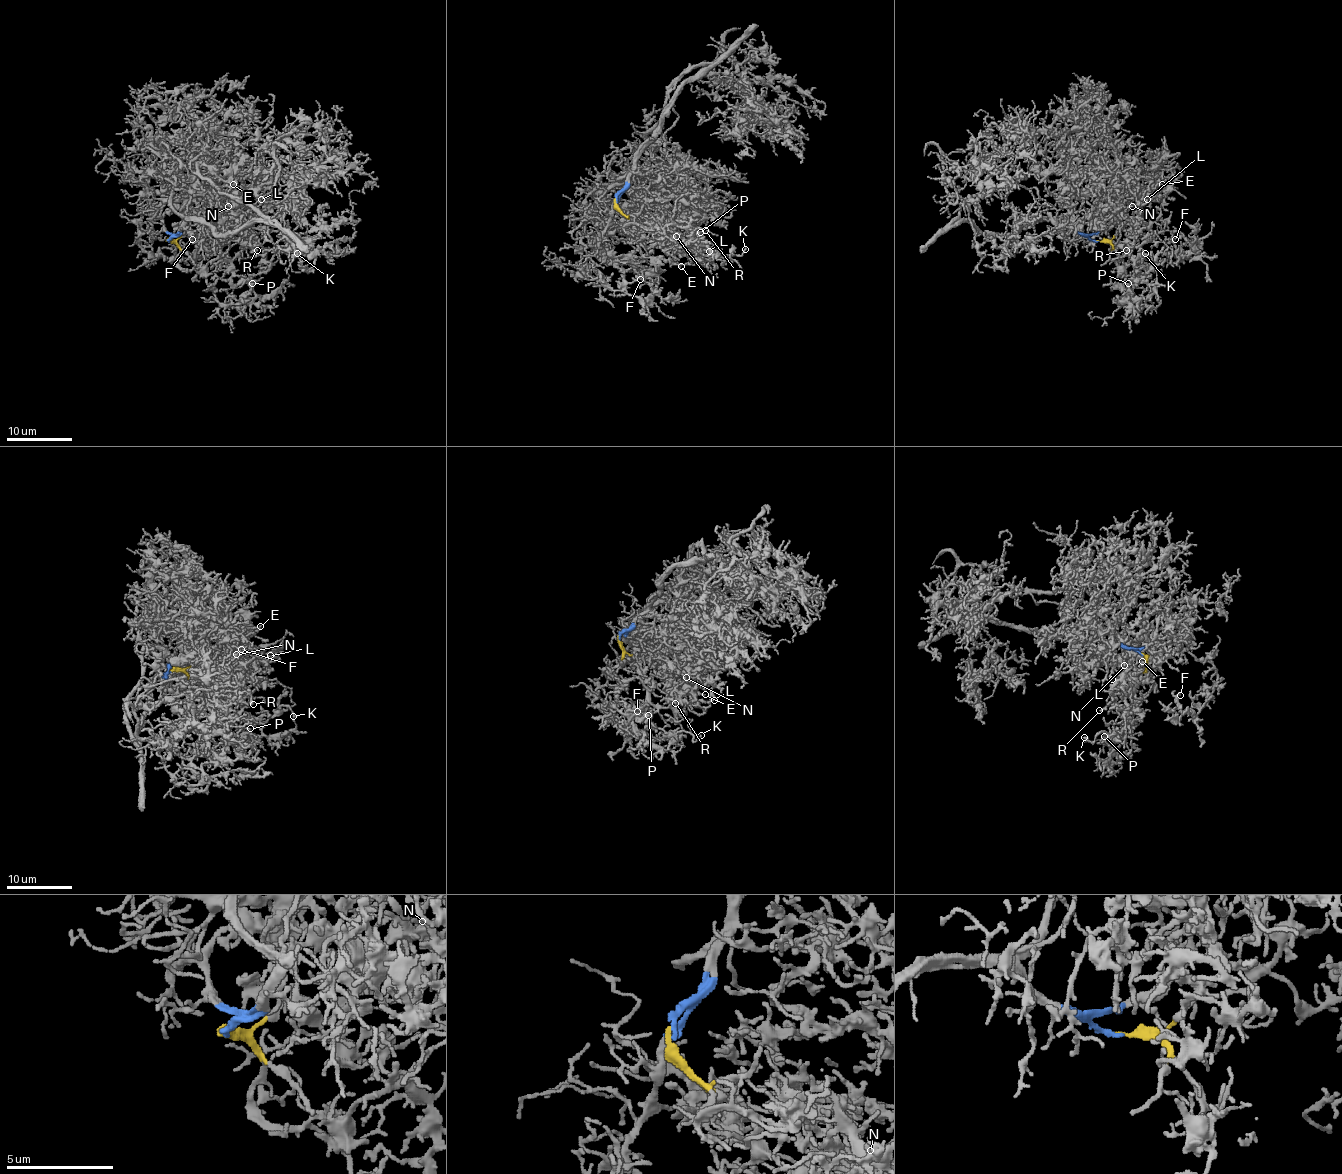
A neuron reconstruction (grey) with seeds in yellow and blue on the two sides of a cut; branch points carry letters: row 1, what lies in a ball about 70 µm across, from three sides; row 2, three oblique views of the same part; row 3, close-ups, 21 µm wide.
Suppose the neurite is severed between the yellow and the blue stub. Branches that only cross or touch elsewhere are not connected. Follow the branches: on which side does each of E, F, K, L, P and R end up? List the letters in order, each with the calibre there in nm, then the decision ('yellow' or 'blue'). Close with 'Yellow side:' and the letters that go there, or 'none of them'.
E: calibre 170 nm; blue
F: calibre 100 nm; blue
K: calibre 150 nm; yellow
L: calibre 200 nm; blue
P: calibre 200 nm; yellow
R: calibre 110 nm; yellow
Yellow side: K, P, R

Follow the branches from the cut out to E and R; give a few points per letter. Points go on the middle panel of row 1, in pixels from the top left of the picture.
E: (617, 200), (620, 194), (612, 222), (641, 222), (655, 237), (663, 256), (681, 266)
R: (615, 200), (627, 215), (636, 212), (661, 233), (671, 230), (691, 243), (692, 235), (706, 230)

